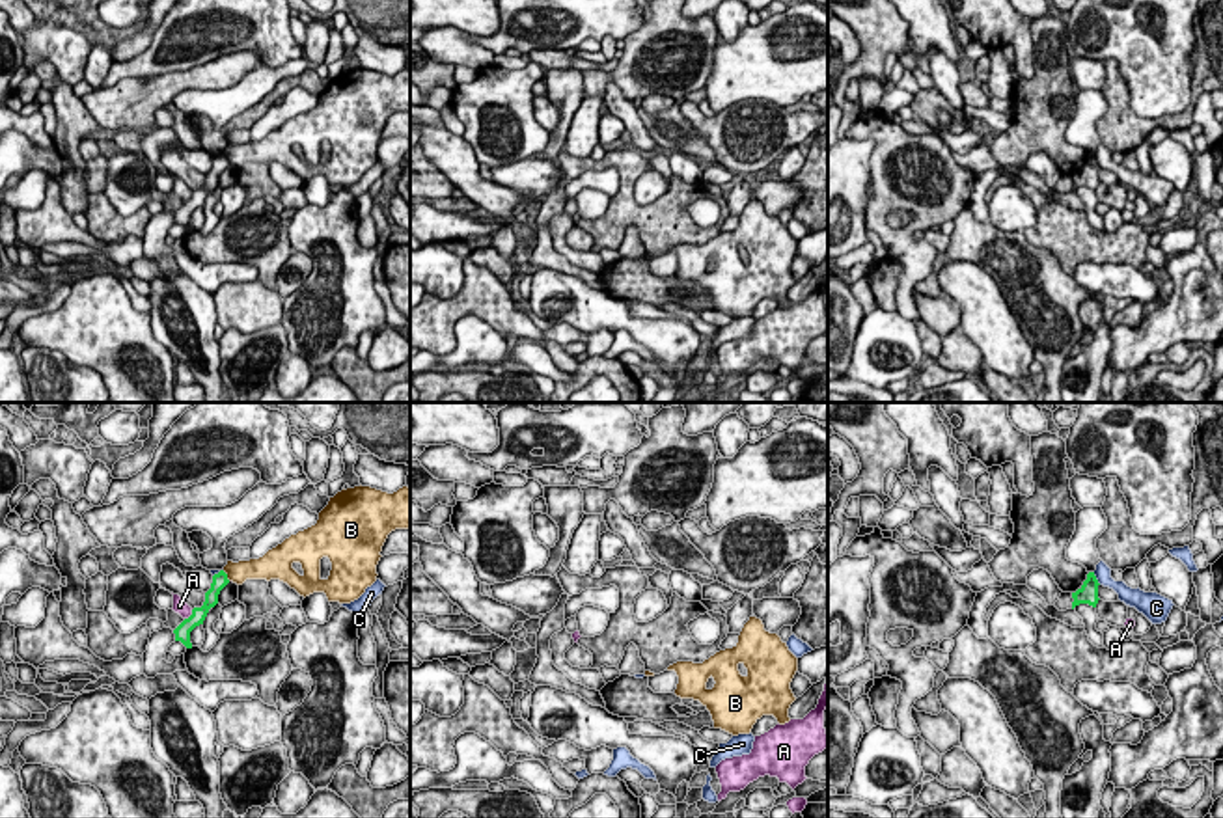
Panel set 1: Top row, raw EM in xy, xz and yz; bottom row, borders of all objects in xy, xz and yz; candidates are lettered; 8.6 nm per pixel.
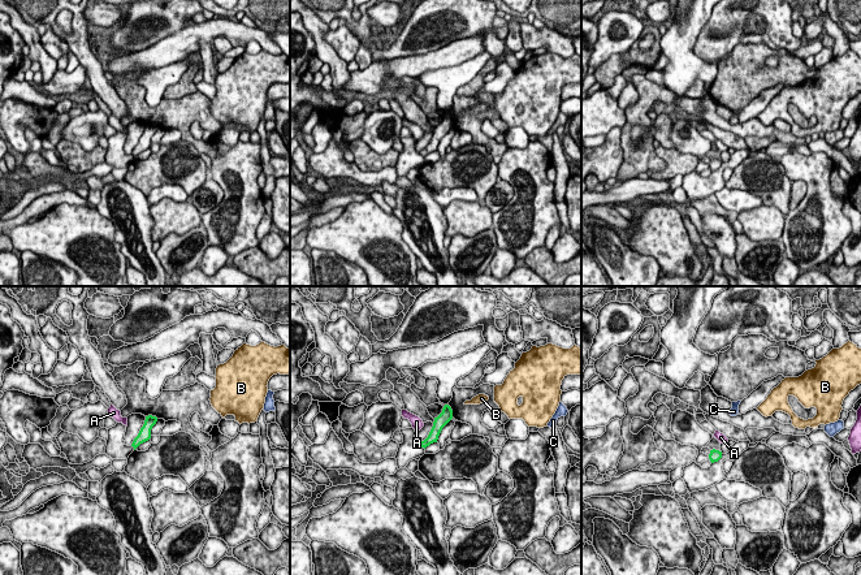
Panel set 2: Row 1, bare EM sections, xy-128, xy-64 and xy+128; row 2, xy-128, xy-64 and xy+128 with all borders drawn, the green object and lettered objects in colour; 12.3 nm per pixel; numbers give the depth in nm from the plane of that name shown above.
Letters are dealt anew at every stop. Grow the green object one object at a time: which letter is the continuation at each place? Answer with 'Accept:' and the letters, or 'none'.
Accept: none

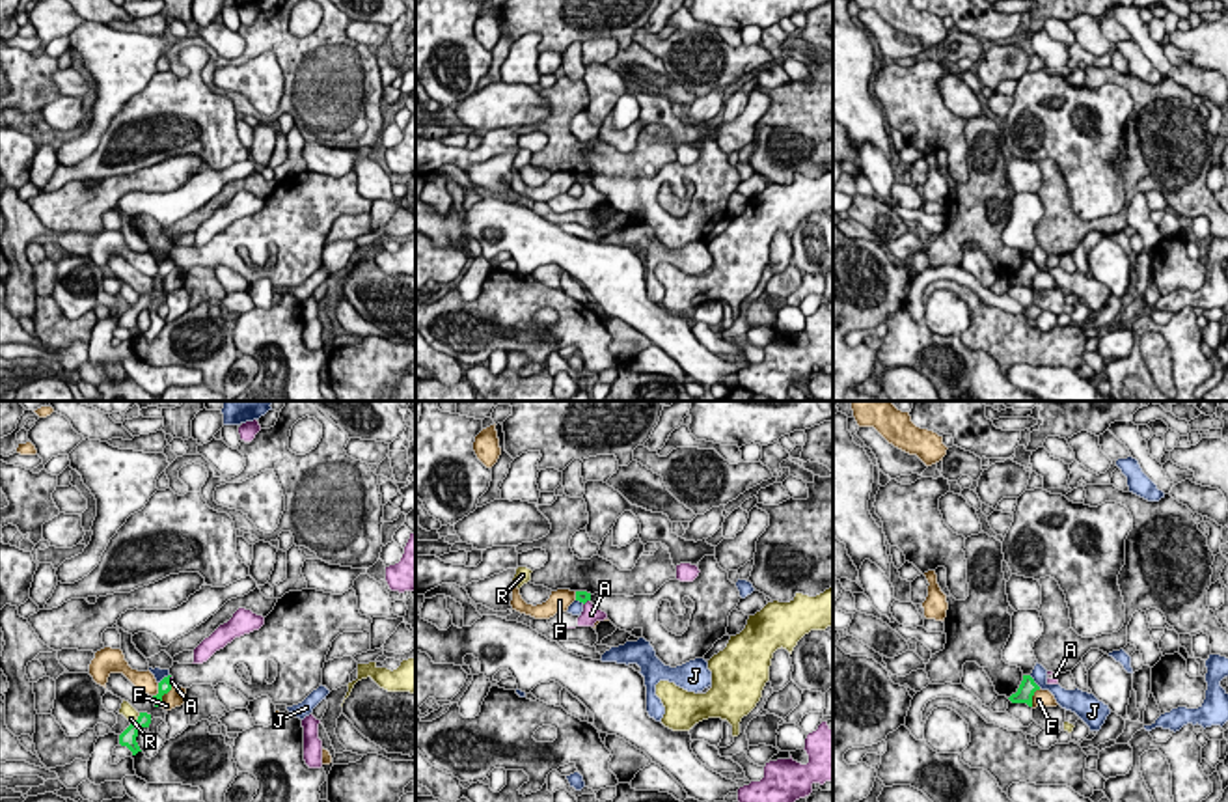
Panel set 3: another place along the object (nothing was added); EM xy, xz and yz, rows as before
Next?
Accept: A

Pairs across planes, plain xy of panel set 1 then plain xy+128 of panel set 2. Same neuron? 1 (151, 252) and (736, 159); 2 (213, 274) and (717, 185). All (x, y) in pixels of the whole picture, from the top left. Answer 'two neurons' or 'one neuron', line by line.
1: one neuron
2: two neurons

